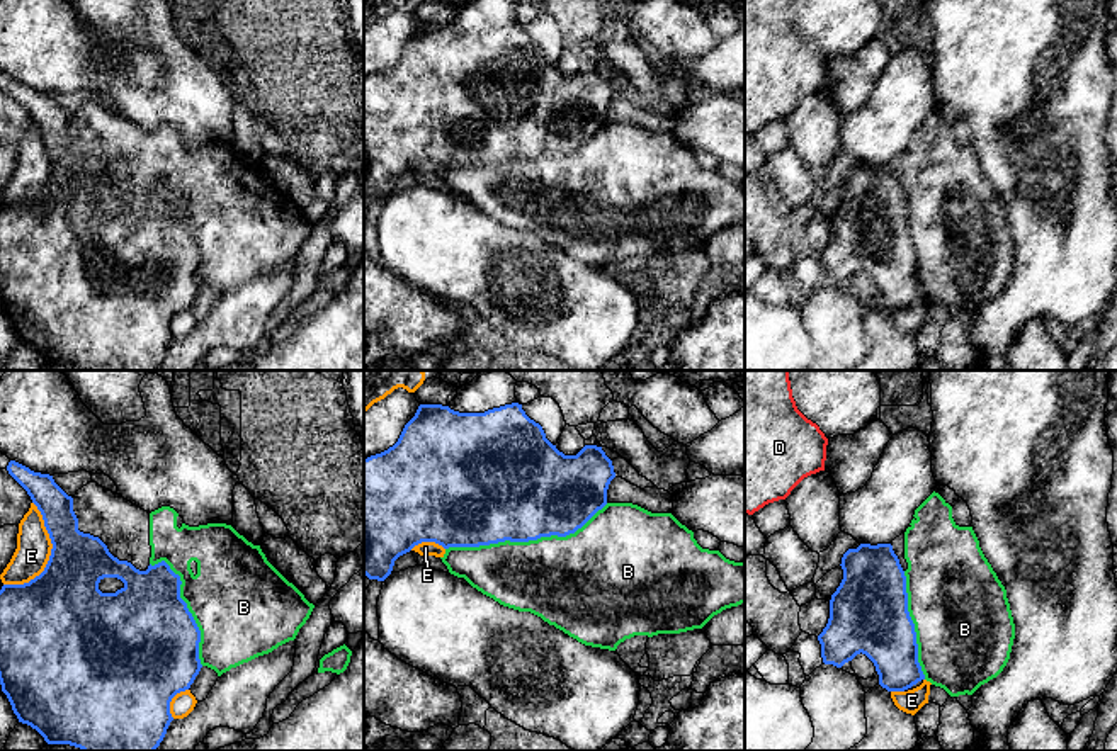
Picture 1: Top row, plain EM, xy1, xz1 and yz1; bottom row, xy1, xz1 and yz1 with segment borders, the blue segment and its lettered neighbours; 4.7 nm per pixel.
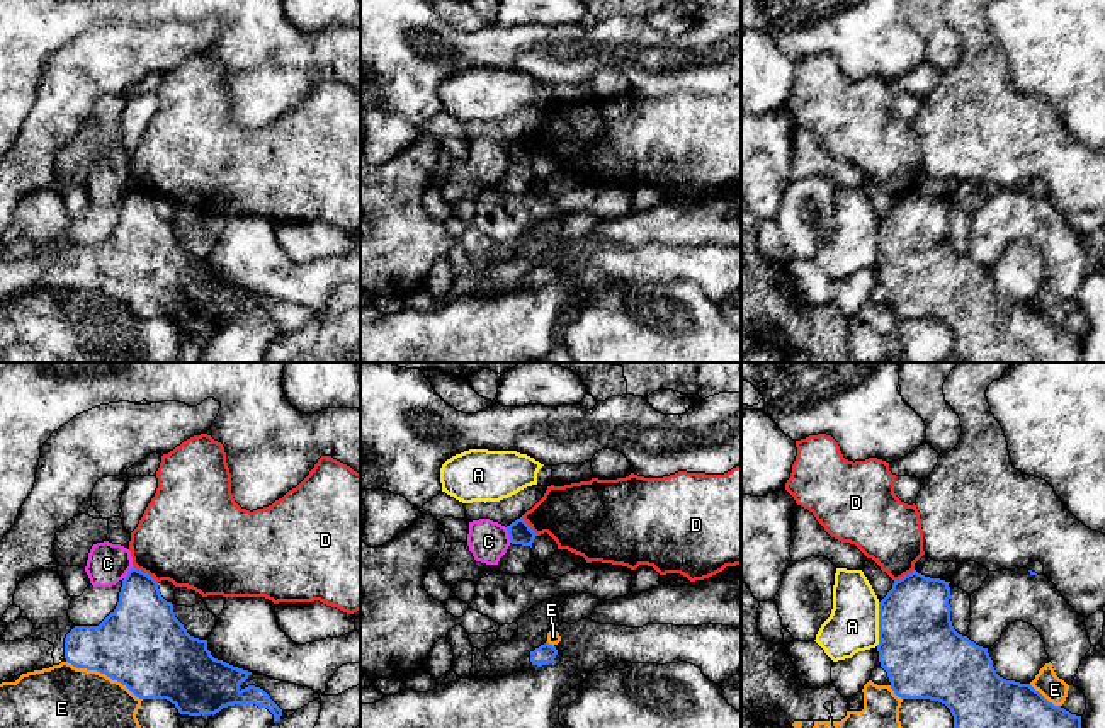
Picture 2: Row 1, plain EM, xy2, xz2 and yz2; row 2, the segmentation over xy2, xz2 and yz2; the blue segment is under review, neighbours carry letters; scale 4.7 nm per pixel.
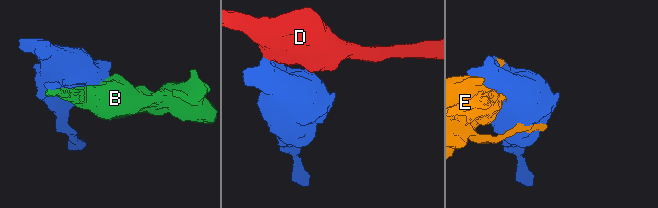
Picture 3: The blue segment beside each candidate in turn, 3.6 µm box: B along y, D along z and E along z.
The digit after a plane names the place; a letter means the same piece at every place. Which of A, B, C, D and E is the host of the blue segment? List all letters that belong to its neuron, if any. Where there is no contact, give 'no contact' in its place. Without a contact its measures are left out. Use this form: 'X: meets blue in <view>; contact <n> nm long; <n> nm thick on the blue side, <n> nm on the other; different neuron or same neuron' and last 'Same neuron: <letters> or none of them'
A: meets blue in yz2; contact 200 nm long; 380 nm thick on the blue side, 240 nm on the other; different neuron
B: meets blue in xz1; contact 800 nm long; 500 nm thick on the blue side, 400 nm on the other; different neuron
C: meets blue in xz2; contact 80 nm long; 110 nm thick on the blue side, 190 nm on the other; different neuron
D: meets blue in xy2; contact 140 nm long; 320 nm thick on the blue side, 440 nm on the other; different neuron
E: meets blue in xy1; contact 420 nm long; 380 nm thick on the blue side, 160 nm on the other; different neuron
Same neuron: none of them

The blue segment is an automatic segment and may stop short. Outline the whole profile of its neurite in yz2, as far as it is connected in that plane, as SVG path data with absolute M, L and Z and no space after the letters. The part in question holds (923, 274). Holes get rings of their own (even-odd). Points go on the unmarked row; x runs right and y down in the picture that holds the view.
M913 189L879 221L877 270L894 313L945 323L954 335L952 354L964 362L1081 362L1081 335L1054 325L1030 303L1000 296L988 267L954 248L949 202Z

